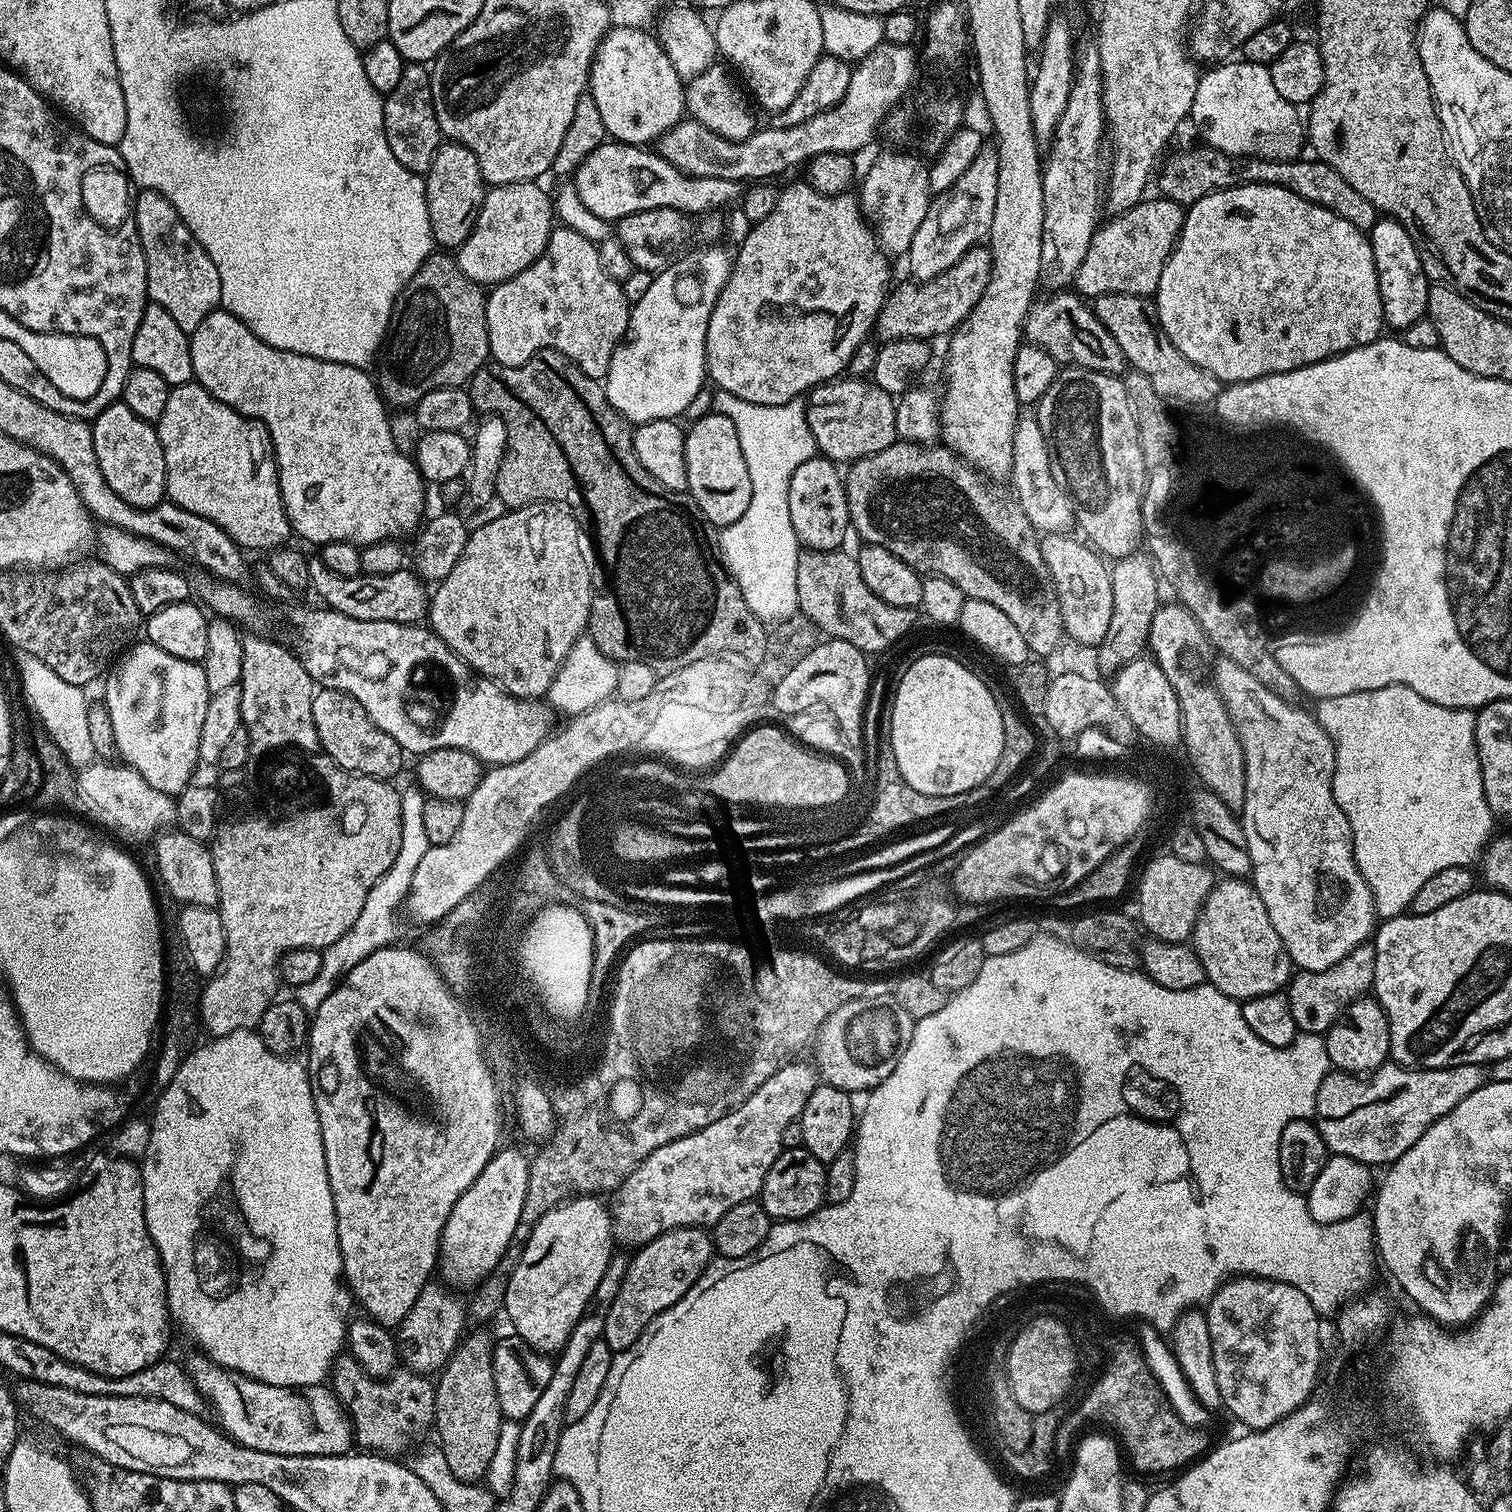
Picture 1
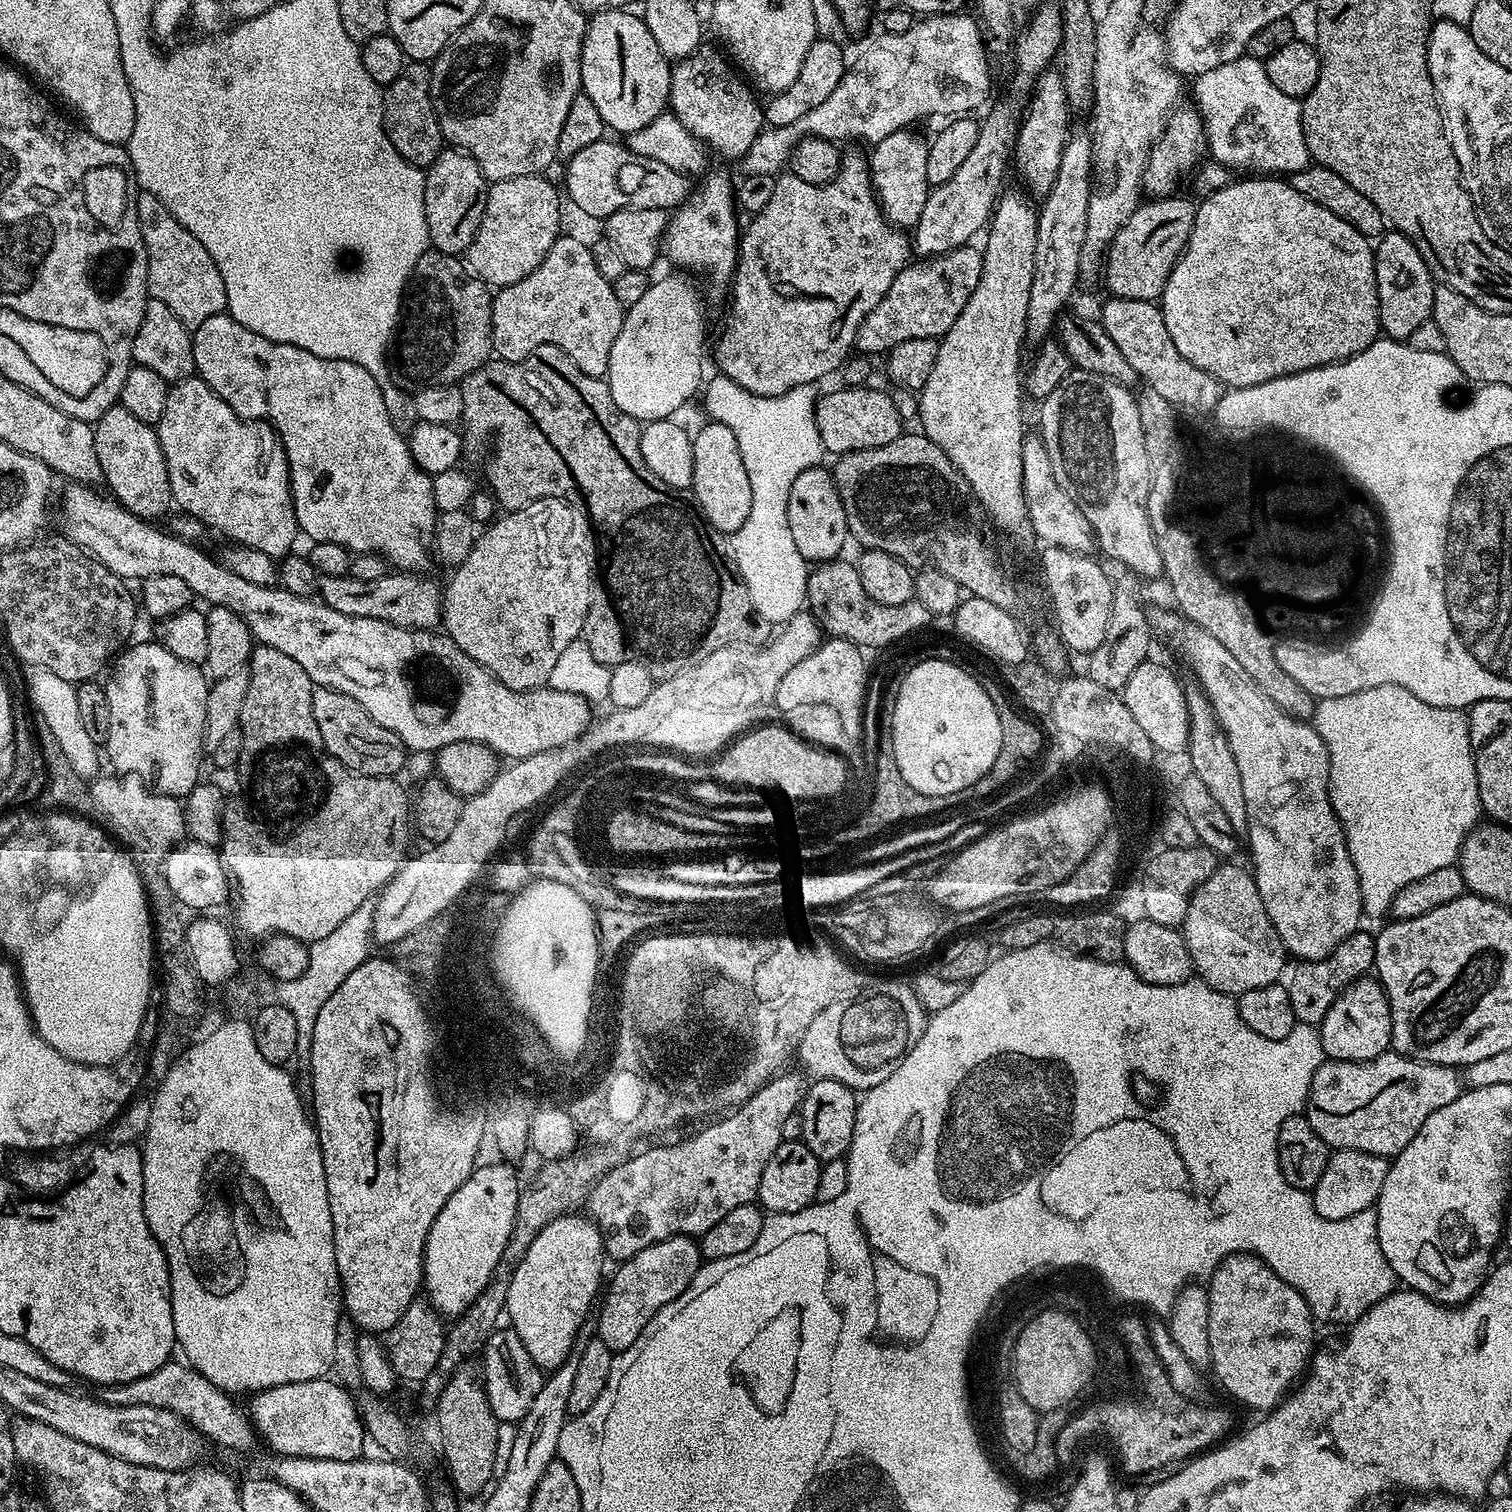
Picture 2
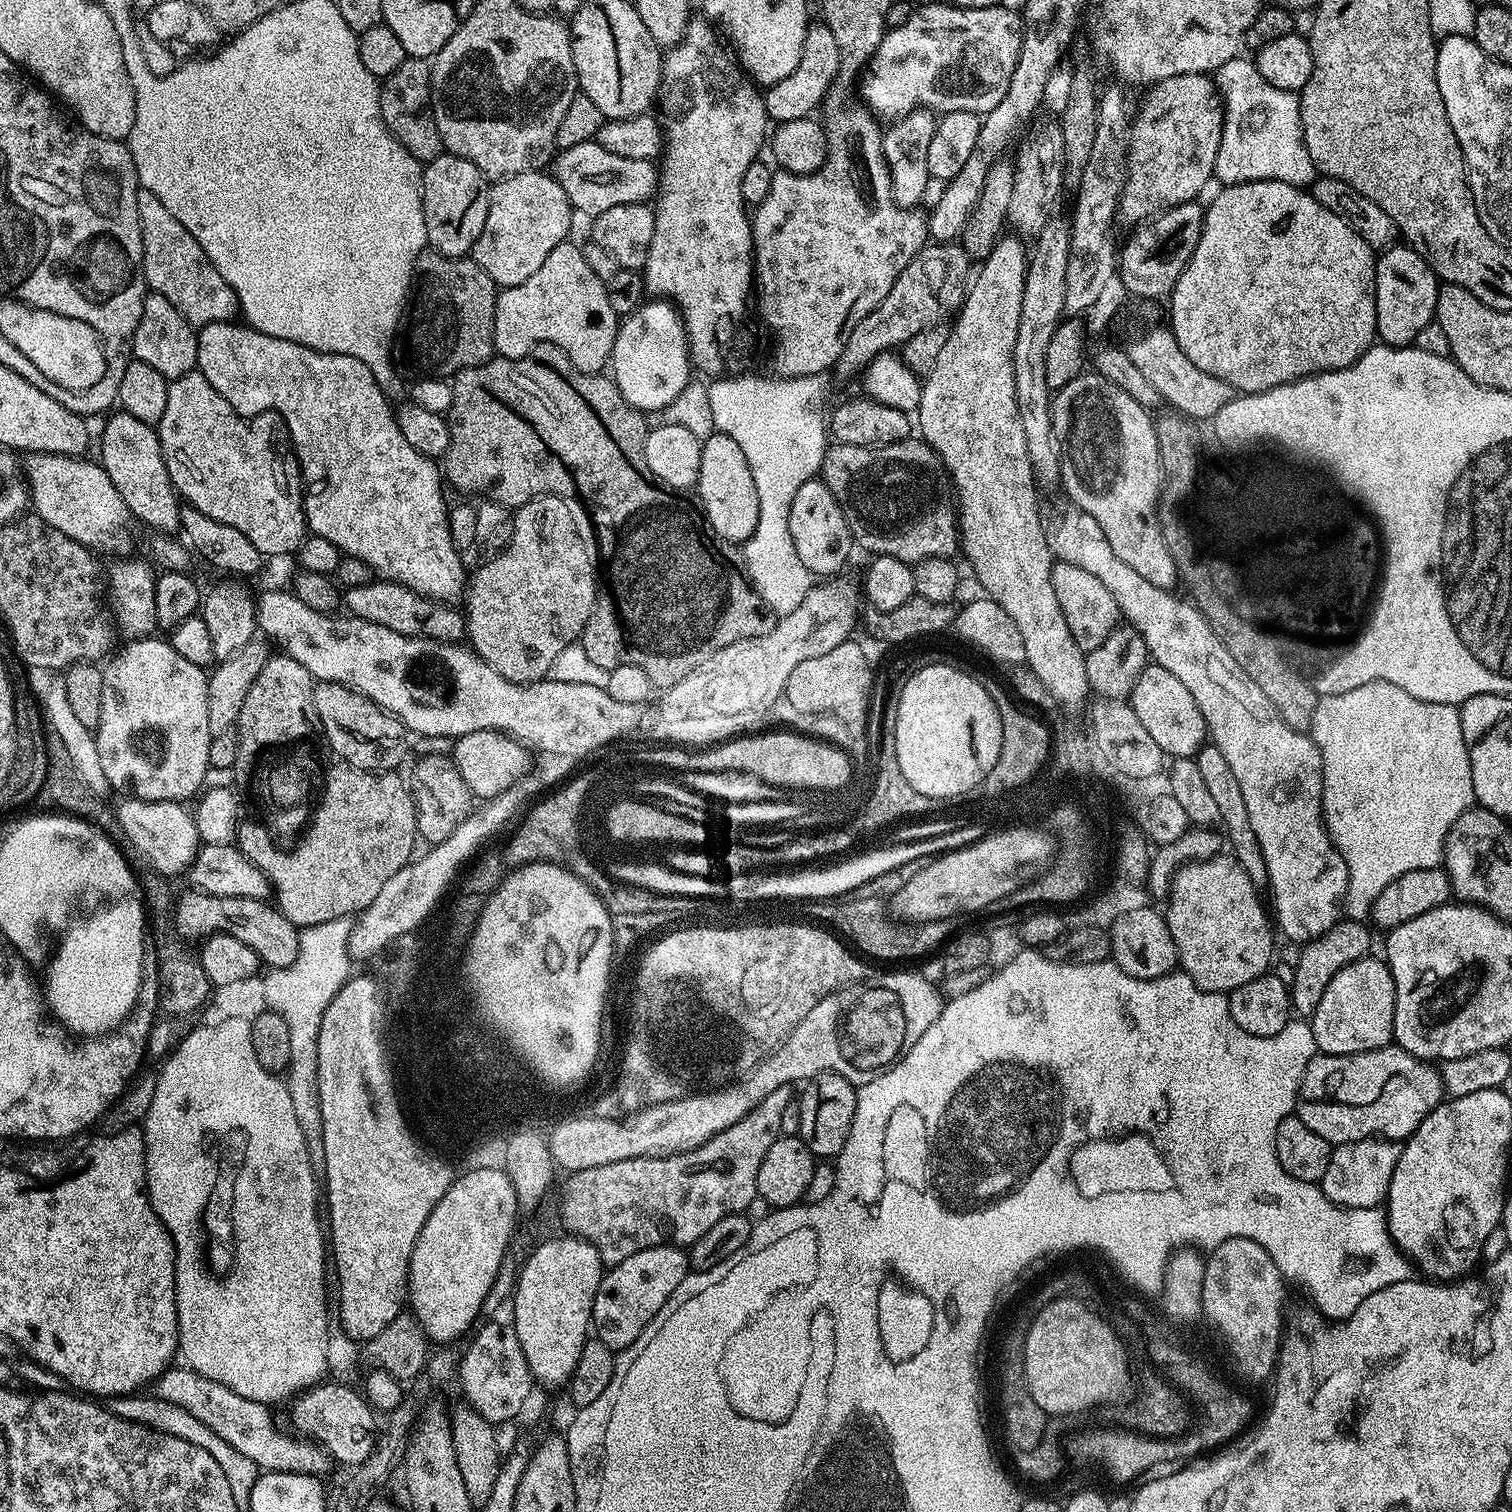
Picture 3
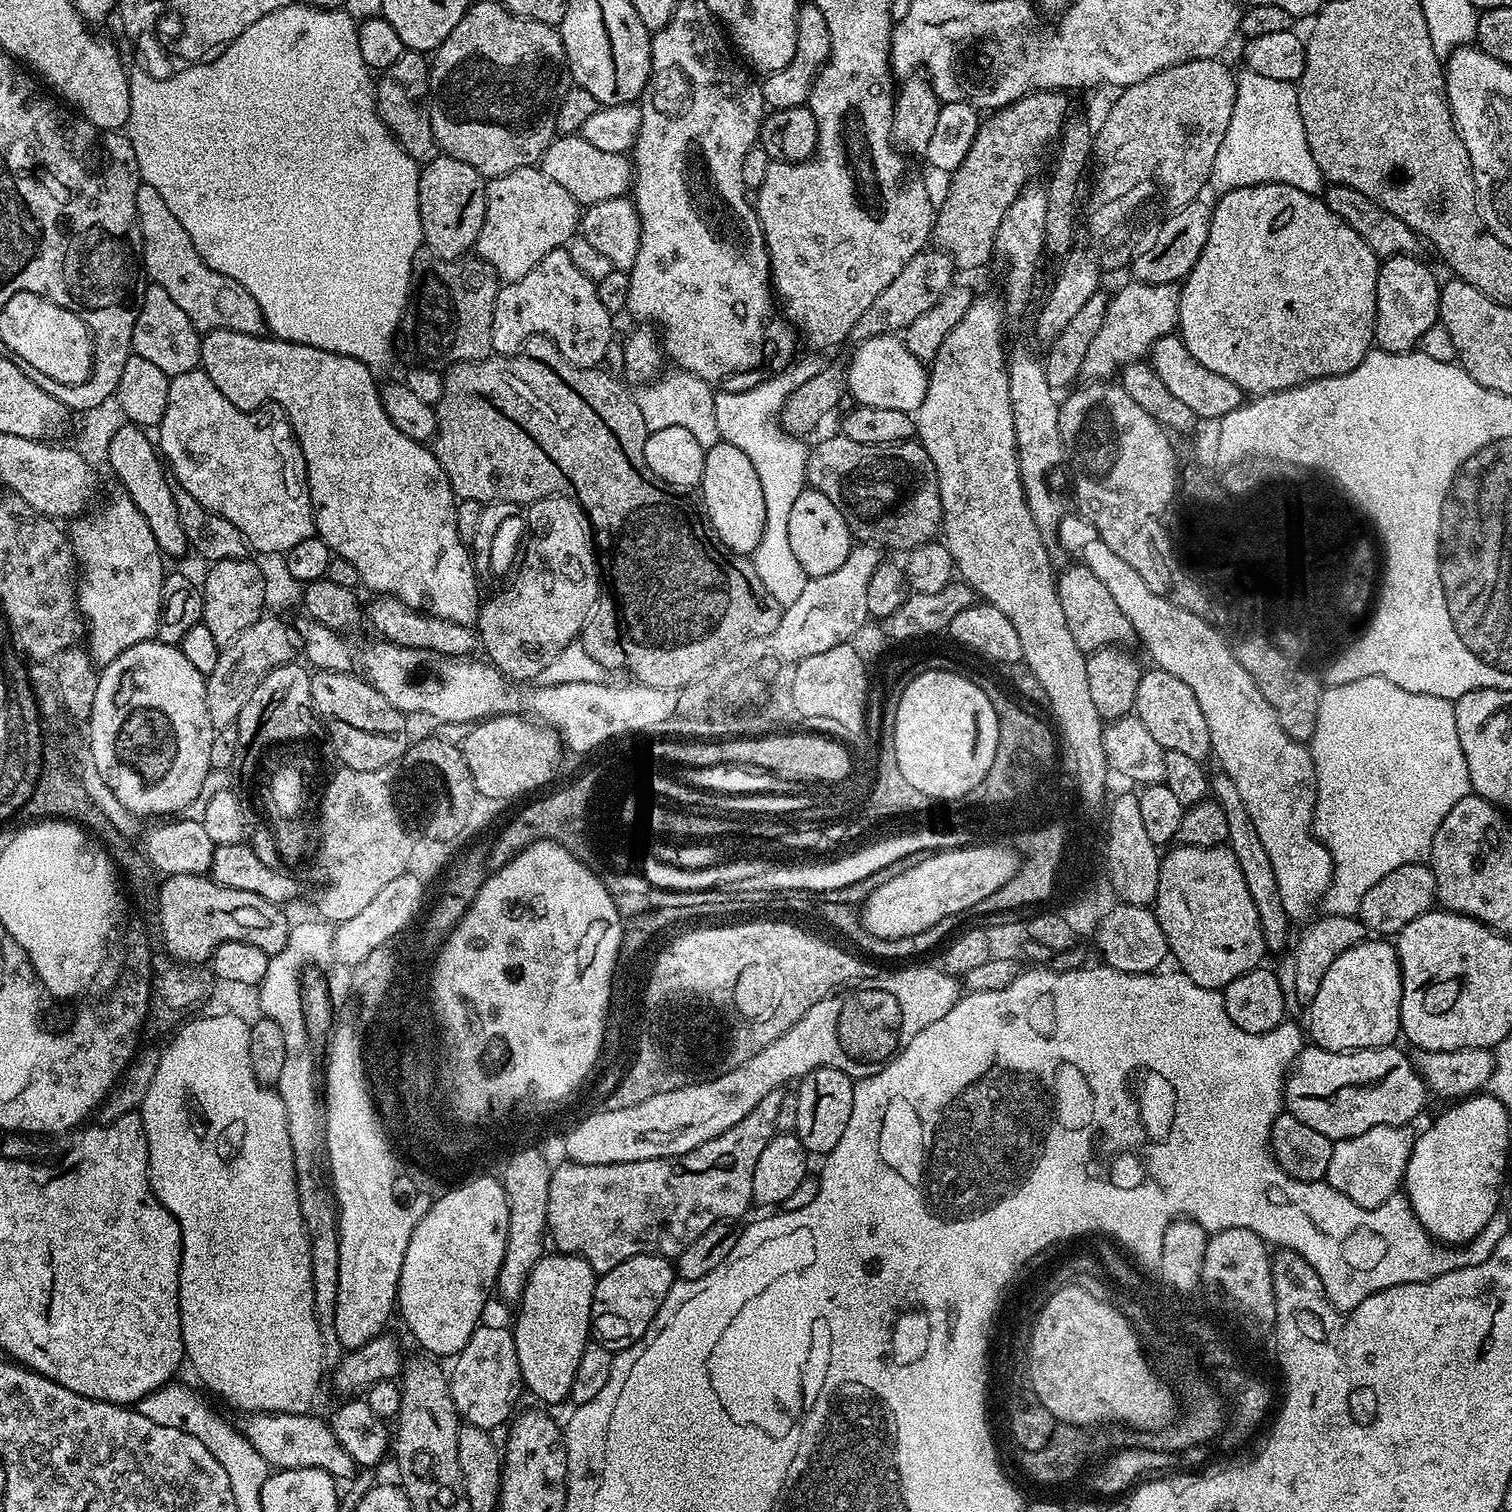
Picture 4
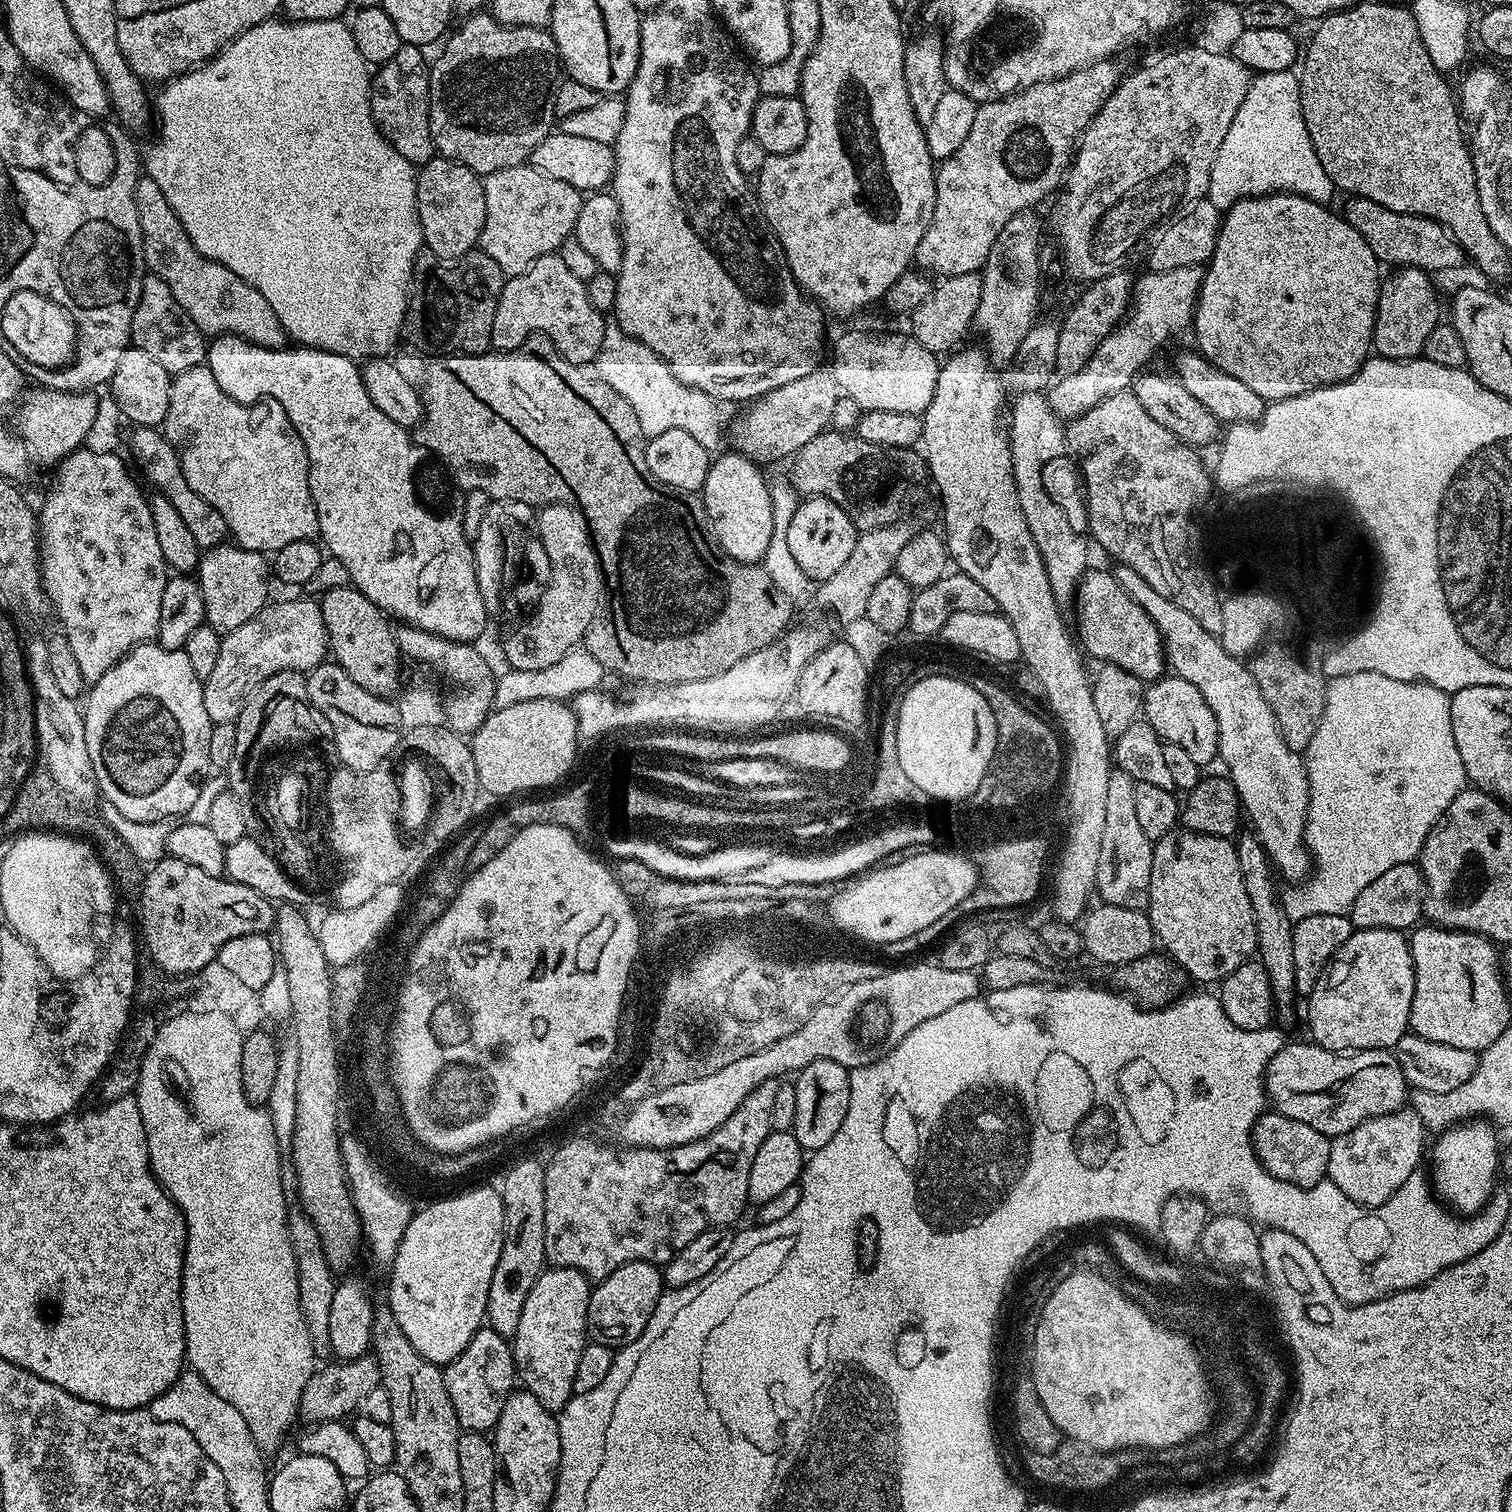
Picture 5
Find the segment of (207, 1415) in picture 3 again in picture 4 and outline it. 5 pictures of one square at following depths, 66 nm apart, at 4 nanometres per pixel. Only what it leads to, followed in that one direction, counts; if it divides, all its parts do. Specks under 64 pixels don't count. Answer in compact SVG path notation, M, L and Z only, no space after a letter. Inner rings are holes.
M253 1412L243 1417L244 1421L239 1421L238 1427L241 1434L250 1442L250 1446L254 1446L254 1450L258 1450L258 1454L262 1454L262 1458L266 1458L266 1462L273 1469L282 1468L321 1468L335 1476L337 1481L348 1482L358 1471L358 1465L354 1458L350 1458L350 1454L346 1454L346 1450L342 1450L342 1446L338 1442L336 1435L332 1433L332 1425L325 1419L319 1420L313 1414L282 1414L281 1412Z

